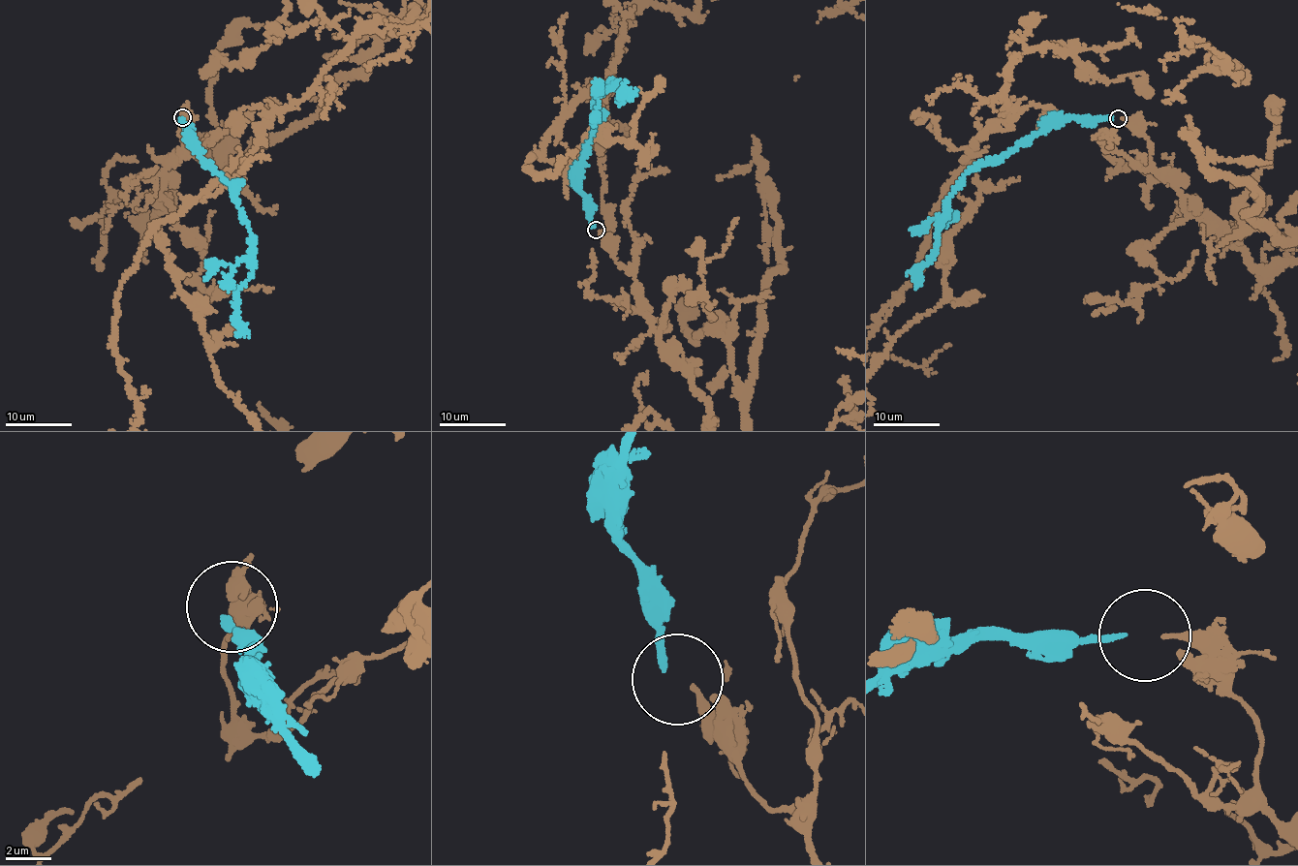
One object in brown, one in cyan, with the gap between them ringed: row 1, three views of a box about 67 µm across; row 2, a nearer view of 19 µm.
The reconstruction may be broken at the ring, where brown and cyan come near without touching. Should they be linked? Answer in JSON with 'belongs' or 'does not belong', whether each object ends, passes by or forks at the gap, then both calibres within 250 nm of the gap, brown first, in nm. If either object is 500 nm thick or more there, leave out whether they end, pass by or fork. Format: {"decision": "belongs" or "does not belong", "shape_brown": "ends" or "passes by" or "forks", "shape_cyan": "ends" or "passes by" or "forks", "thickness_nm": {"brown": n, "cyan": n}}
{"decision": "does not belong", "shape_brown": "ends", "shape_cyan": "ends", "thickness_nm": {"brown": 240, "cyan": 280}}

